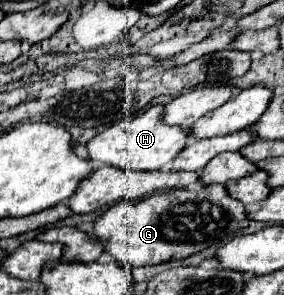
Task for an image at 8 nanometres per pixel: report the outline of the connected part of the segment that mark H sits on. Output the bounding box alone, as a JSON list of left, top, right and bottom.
[88,104,192,170]

